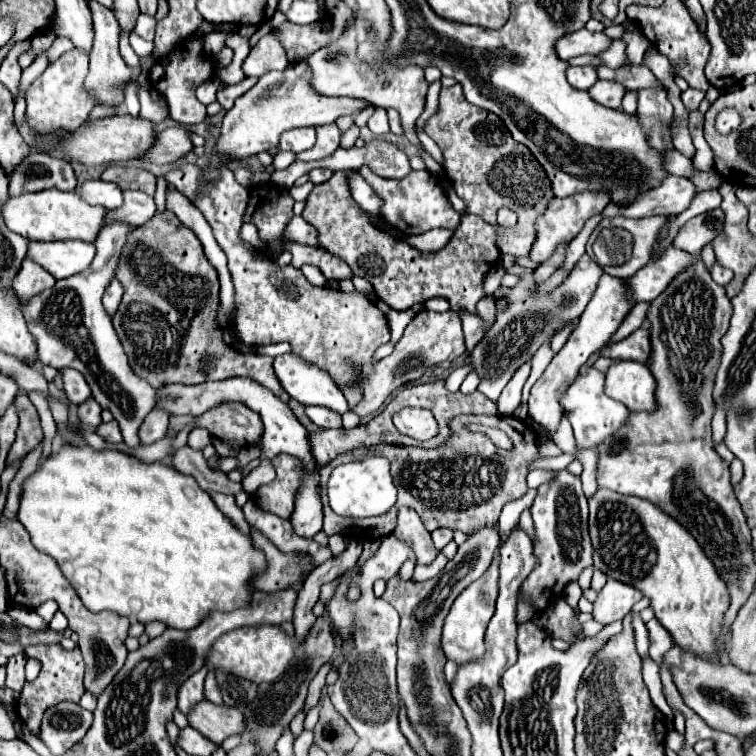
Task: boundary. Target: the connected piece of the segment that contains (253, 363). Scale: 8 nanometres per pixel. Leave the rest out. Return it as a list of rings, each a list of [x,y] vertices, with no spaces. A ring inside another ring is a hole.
[[[156,213],[152,221],[128,235],[118,265],[118,281],[124,287],[124,299],[112,323],[126,349],[130,367],[152,387],[250,377],[268,387],[280,401],[290,401],[280,381],[276,381],[272,357],[242,353],[224,343],[216,321],[220,309],[218,273],[208,263],[198,237],[174,213]]]

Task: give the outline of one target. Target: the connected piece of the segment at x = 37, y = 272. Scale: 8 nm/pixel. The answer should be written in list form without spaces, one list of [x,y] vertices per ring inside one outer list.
[[[26,259],[22,263],[20,273],[12,281],[12,287],[14,287],[14,291],[18,293],[18,297],[22,301],[28,301],[32,295],[38,295],[40,291],[52,287],[54,283],[56,283],[56,279],[44,267]]]

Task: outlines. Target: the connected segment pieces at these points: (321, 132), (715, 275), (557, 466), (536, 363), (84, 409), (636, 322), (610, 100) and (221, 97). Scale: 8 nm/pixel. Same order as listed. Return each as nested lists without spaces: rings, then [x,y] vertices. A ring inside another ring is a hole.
[[[330,123],[330,125],[322,125],[322,127],[316,127],[316,145],[308,151],[302,151],[298,153],[298,159],[302,161],[314,161],[314,159],[322,159],[322,157],[328,157],[332,155],[336,149],[338,149],[338,143],[340,143],[340,129]]]
[[[718,263],[712,267],[712,279],[718,283],[718,285],[728,285],[730,283],[730,279],[734,277],[734,273],[730,271],[730,269],[722,269]]]
[[[563,454],[558,457],[547,457],[546,459],[540,459],[530,465],[530,471],[535,469],[546,469],[559,471],[566,469],[566,467],[575,460],[575,457],[568,454]]]
[[[549,341],[542,345],[531,359],[531,373],[522,389],[522,404],[527,403],[531,387],[542,376],[543,372],[545,371],[554,355],[554,352],[550,348]]]
[[[90,397],[90,401],[80,403],[80,407],[78,407],[78,417],[80,417],[80,421],[82,421],[86,427],[96,429],[96,425],[102,423],[100,411],[102,411],[100,405],[94,401],[94,397]]]
[[[640,301],[640,305],[634,305],[634,309],[632,309],[632,311],[628,313],[628,317],[622,321],[620,331],[616,331],[616,333],[612,335],[612,341],[610,341],[610,343],[622,341],[622,339],[628,337],[636,327],[640,327],[642,321],[644,321],[644,317],[646,317],[648,307],[650,307],[650,303],[646,303],[646,301]]]
[[[600,79],[592,89],[588,89],[588,93],[600,105],[606,105],[610,109],[620,109],[620,103],[622,103],[622,97],[626,93],[626,87],[622,83],[618,83],[618,81]]]
[[[246,77],[244,81],[240,81],[240,83],[236,83],[236,85],[226,85],[226,87],[218,89],[218,93],[216,93],[216,95],[218,95],[218,103],[220,103],[224,109],[230,109],[230,107],[234,105],[236,97],[244,95],[256,81],[258,81],[258,77]]]

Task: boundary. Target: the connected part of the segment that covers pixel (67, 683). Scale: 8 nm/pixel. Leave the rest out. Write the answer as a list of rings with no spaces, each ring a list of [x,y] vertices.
[[[30,645],[26,649],[26,655],[28,657],[38,657],[40,663],[42,663],[42,671],[38,675],[38,679],[34,679],[32,683],[26,683],[20,691],[20,699],[16,701],[14,709],[16,711],[26,711],[22,715],[22,721],[28,725],[28,729],[38,737],[40,733],[40,721],[42,721],[42,715],[44,711],[50,707],[50,705],[56,705],[64,699],[76,699],[76,703],[80,701],[80,697],[84,695],[84,659],[82,659],[82,653],[80,649],[72,649],[72,651],[66,651],[62,645]]]

